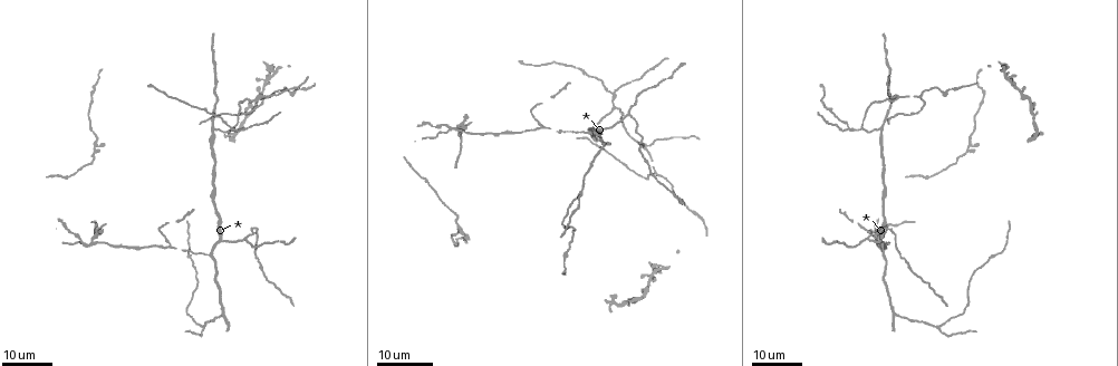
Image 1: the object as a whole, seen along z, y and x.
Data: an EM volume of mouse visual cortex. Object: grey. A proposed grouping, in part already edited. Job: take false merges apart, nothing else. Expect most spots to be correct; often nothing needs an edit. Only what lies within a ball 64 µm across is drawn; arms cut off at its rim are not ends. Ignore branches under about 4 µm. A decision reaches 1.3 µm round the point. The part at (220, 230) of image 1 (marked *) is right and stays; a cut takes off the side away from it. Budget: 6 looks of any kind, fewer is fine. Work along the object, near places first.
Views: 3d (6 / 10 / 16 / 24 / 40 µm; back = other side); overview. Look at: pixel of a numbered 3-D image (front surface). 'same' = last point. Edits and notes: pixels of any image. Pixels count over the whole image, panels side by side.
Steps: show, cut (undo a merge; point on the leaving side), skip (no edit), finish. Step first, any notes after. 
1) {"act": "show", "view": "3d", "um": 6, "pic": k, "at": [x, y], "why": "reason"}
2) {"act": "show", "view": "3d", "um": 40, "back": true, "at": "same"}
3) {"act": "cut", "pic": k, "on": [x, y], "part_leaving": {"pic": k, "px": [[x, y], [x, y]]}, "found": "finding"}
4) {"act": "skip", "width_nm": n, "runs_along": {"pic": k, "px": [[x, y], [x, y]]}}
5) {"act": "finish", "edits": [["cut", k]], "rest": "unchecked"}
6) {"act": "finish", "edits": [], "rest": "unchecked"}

{"act": "show", "view": "3d", "um": 24, "pic": 1, "at": [585, 132], "why": "arms part here"}

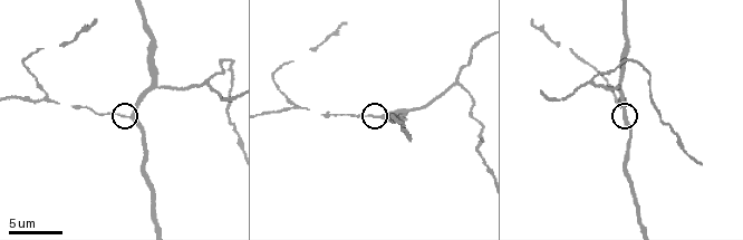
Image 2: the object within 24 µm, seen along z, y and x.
{"act": "show", "view": "3d", "um": 6, "pic": 2, "at": [378, 118], "why": "closer look"}

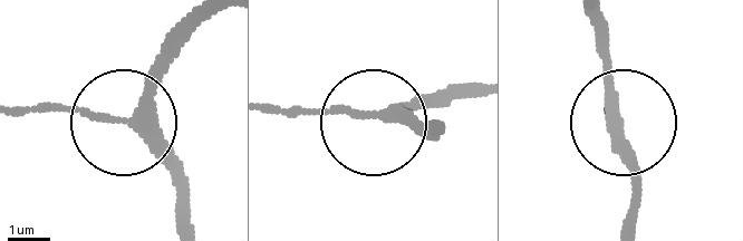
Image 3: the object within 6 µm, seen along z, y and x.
{"act": "skip", "runs_along": {"pic": 3, "px": [[594, 16], [615, 144], [636, 193]]}, "found": "all the same neuron"}

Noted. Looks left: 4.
{"act": "show", "view": "3d", "um": 24, "pic": 1, "at": [90, 239], "why": "two arms in line, one across"}

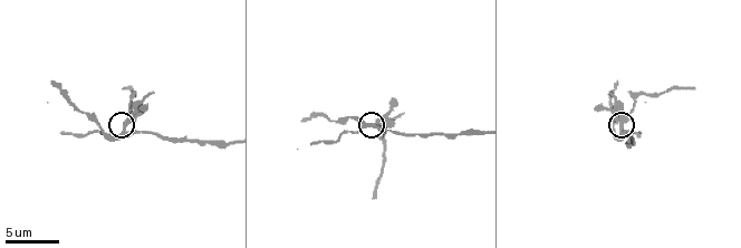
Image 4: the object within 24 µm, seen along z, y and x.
{"act": "show", "view": "3d", "um": 6, "pic": 4, "at": [126, 128]}

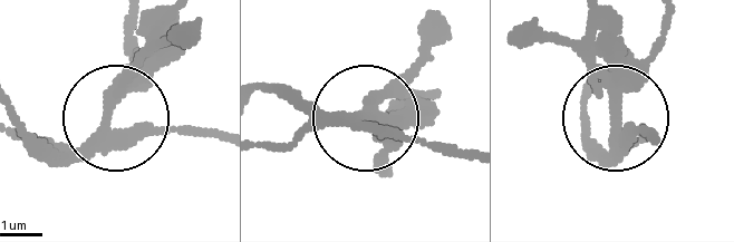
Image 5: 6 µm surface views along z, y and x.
{"act": "cut", "pic": 5, "on": [114, 86], "found": "a second neuron is stuck on"}

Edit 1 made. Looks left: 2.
{"act": "finish", "edits": [["cut", 5]], "rest": "unchecked"}

